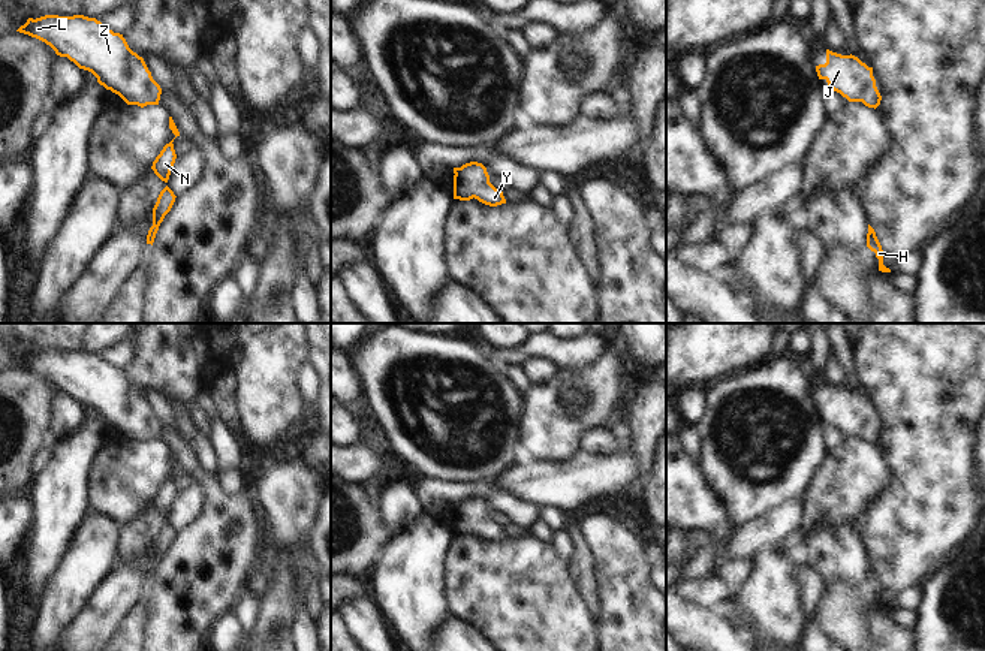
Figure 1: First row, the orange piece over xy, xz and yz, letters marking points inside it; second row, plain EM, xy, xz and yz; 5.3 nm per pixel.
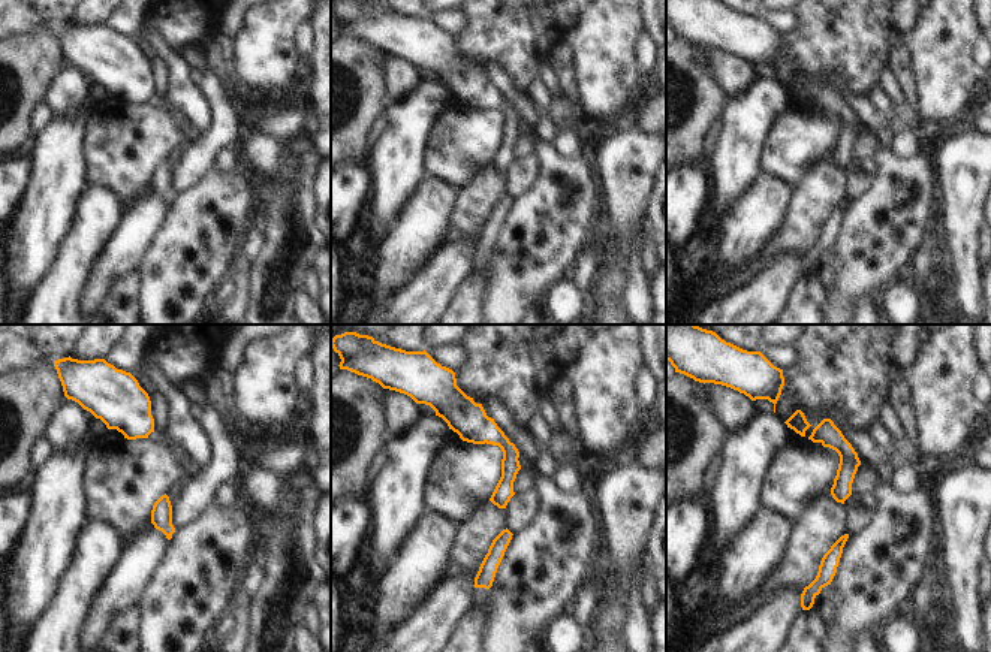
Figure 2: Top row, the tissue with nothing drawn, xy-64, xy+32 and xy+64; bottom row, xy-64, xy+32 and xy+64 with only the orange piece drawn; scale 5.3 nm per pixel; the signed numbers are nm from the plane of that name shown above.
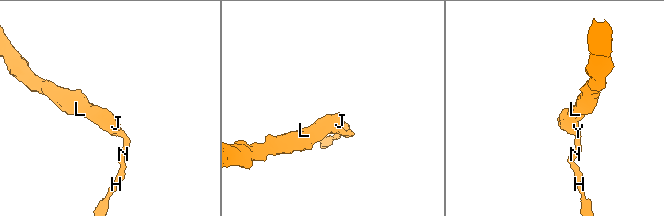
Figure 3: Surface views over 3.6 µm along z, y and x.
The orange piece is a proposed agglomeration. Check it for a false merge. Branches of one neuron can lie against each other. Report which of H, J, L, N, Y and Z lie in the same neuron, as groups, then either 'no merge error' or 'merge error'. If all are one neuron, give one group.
H J L N Y Z; no merge error

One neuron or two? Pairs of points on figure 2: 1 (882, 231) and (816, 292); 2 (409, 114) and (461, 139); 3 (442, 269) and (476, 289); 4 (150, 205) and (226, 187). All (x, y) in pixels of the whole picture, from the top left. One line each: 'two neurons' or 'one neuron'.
1: two neurons
2: two neurons
3: two neurons
4: two neurons

